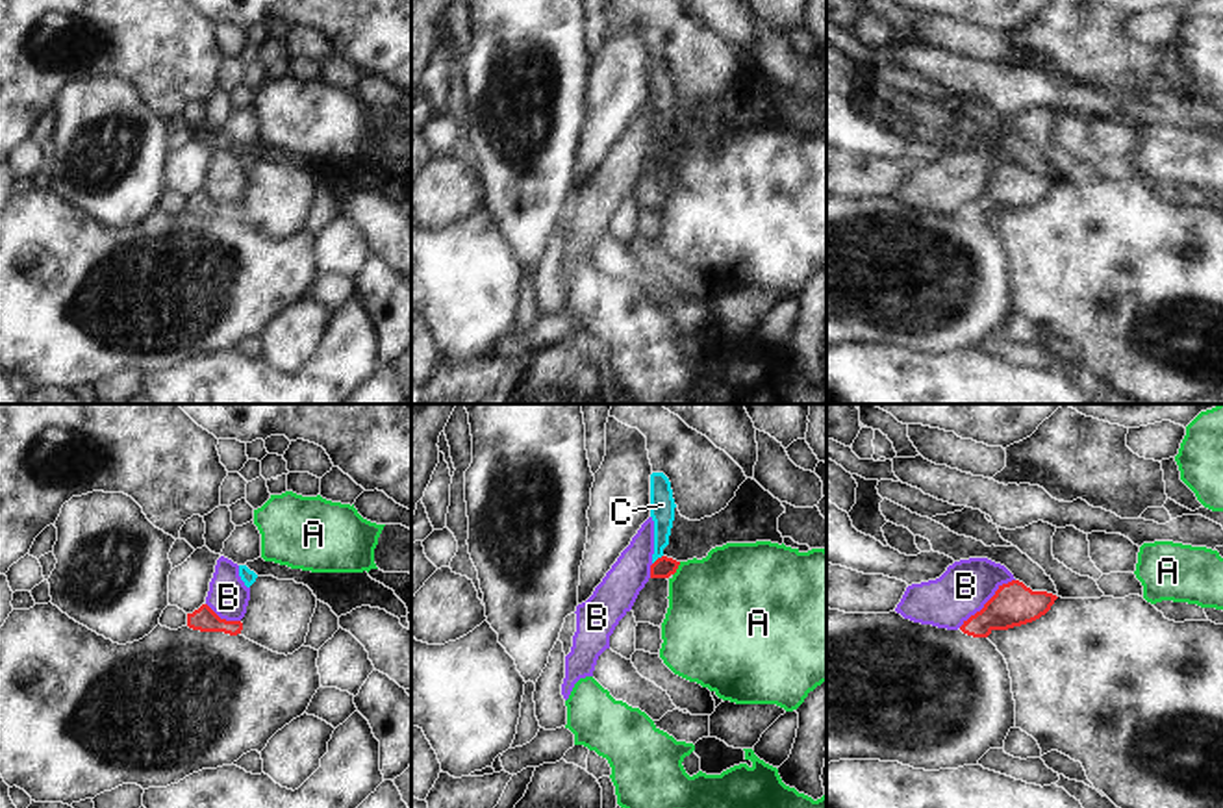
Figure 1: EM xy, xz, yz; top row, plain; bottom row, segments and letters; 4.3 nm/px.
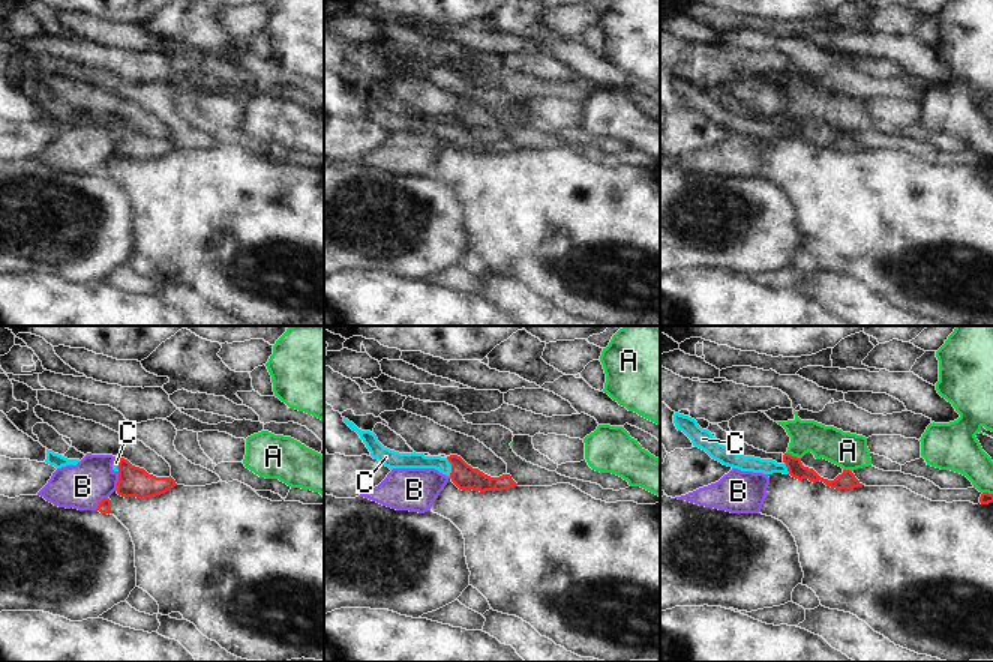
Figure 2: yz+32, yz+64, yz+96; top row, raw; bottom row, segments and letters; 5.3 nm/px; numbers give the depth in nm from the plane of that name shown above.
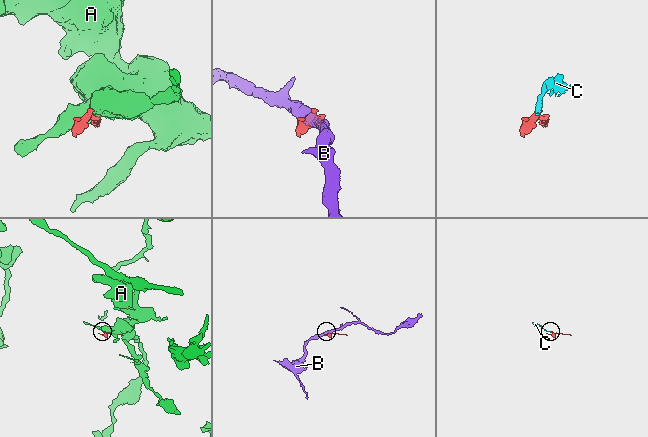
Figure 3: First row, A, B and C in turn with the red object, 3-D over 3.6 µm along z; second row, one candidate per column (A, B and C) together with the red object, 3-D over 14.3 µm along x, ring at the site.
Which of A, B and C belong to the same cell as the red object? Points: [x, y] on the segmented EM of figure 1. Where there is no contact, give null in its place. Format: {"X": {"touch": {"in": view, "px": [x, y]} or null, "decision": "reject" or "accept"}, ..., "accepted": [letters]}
{"A": {"touch": {"in": "xz", "px": [677, 568]}, "decision": "reject"}, "B": {"touch": {"in": "yz", "px": [986, 603]}, "decision": "reject"}, "C": {"touch": {"in": "xz", "px": [656, 560]}, "decision": "accept"}, "accepted": ["C"]}

